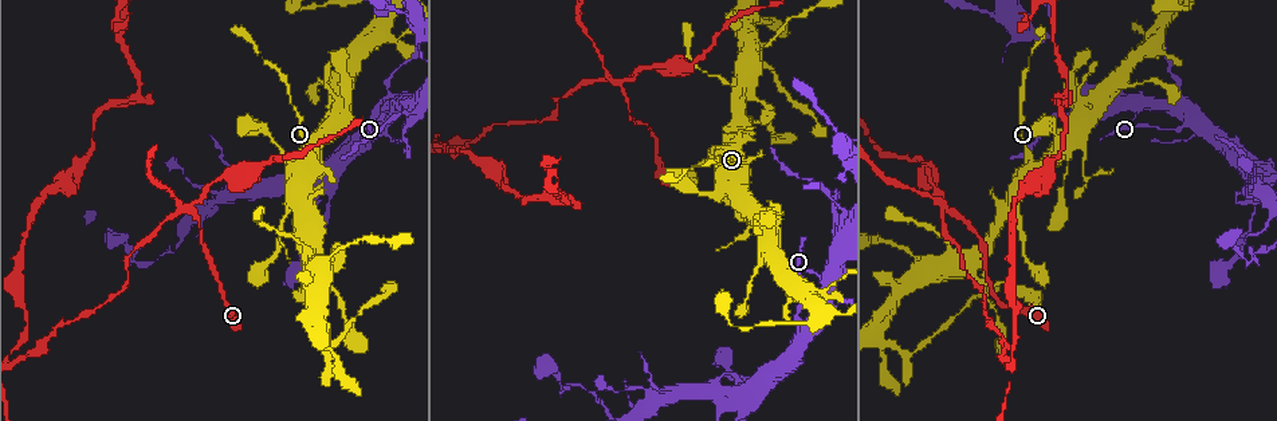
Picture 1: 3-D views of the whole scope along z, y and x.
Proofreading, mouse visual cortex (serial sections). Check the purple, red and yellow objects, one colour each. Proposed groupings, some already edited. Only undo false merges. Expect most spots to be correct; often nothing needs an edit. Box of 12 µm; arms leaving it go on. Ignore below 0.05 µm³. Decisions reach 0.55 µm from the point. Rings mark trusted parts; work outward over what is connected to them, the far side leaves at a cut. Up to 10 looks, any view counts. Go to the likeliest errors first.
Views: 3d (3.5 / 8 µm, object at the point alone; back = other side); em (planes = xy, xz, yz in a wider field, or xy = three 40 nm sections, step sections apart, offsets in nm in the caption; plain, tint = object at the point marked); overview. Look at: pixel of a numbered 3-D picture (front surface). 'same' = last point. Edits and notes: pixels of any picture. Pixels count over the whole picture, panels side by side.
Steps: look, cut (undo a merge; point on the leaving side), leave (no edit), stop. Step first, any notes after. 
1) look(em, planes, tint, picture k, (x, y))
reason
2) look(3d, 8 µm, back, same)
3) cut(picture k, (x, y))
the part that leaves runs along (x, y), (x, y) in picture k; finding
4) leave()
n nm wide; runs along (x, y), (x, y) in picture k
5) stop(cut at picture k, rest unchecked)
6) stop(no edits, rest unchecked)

look(3d, 8 µm, picture 1, (615, 84))
four or more arms meet

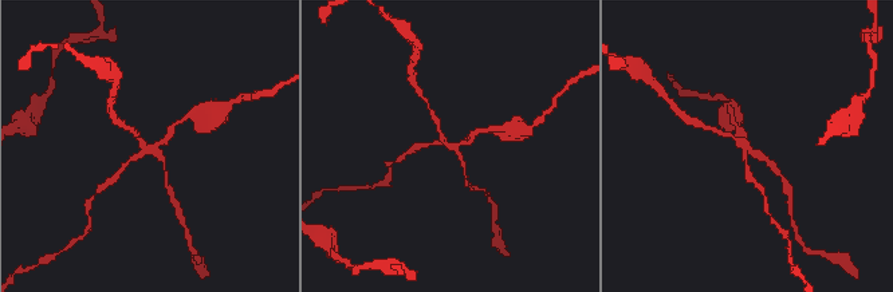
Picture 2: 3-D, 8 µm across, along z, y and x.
look(em, xy, step 3, tint, picture 2, (751, 150))
4 arms; arms of 150, 150, 200, 200 nm

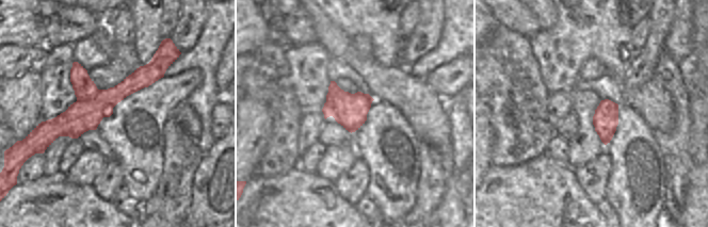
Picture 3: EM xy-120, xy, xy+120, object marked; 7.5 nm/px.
cut(picture 2, (170, 130))
the part that leaves runs along (146, 150), (132, 157), (105, 185) in picture 2; two cells meet here

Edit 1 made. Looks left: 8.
look(3d, 3.5 µm, picture 1, (1068, 114))
a narrow waist

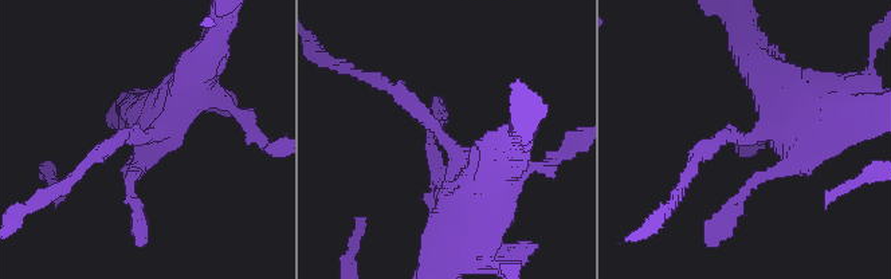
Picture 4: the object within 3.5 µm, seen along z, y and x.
look(em, xy, step 2, tint, picture 4, (135, 139))
arms of 200, 400 nm

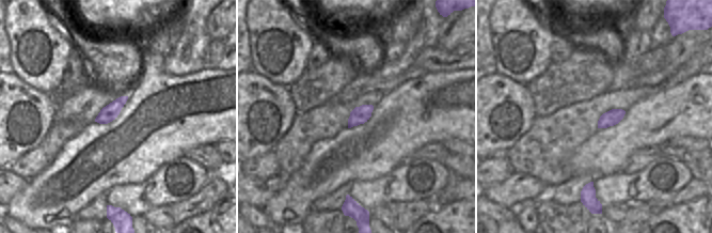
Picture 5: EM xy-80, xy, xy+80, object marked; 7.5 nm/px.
leave()
130 nm wide; runs along (468, 200), (464, 158), (373, 79) in picture 4; all the same cell

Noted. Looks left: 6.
look(3d, 3.5 µm, back, picture 1, (754, 54))
small branch off a trunk

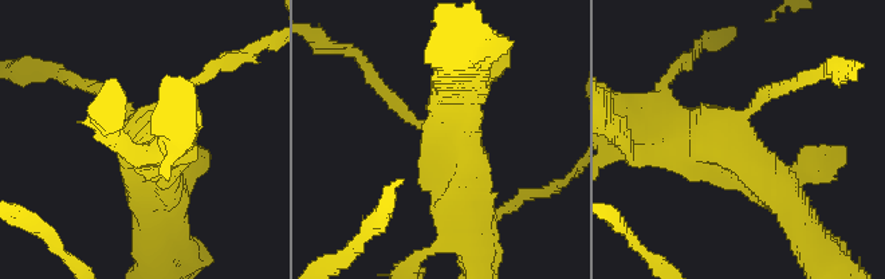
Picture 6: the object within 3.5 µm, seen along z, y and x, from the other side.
look(em, xy, step 3, tint, picture 6, (738, 123))
3 arms; arms of 150, 450, 450 nm

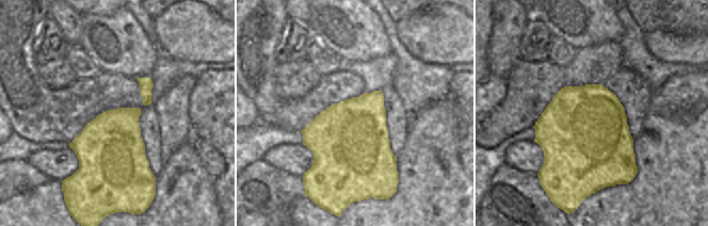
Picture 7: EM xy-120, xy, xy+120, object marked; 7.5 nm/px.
leave()
runs along (649, 130), (728, 142), (790, 208) in picture 6; all the same cell

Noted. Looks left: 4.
look(3d, 8 µm, picture 1, (329, 353))
abrupt turn

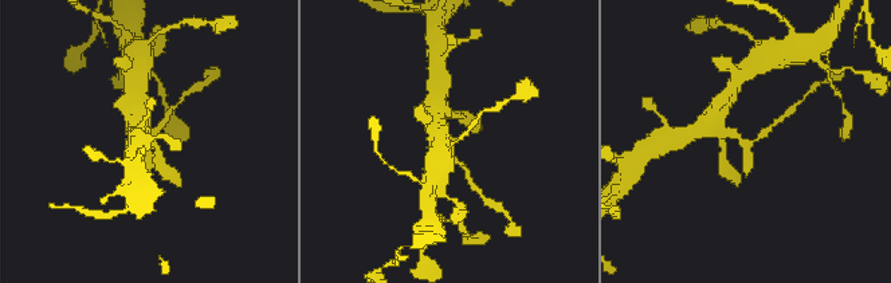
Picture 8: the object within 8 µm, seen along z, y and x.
look(3d, 3.5 µm, picture 8, (752, 144))

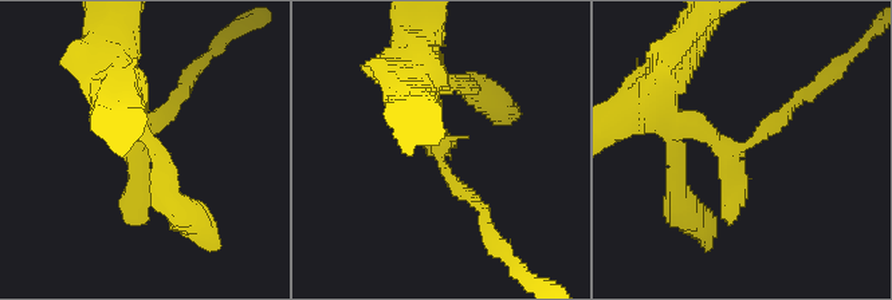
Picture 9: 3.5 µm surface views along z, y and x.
look(em, xy, step 2, tint, picture 9, (138, 145))

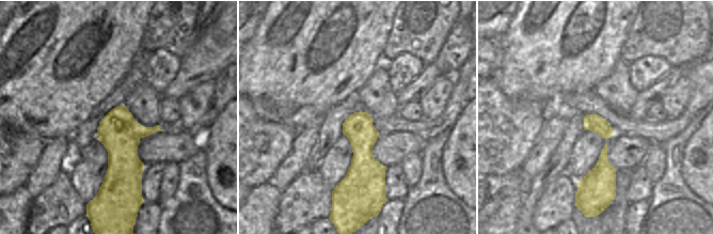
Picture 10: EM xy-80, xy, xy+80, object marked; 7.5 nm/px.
cut(picture 9, (171, 111))
the part that leaves runs along (757, 134), (843, 64) in picture 9; a second cell is stuck on

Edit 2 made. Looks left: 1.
stop(cut at picture 2, cut at picture 9, rest unchecked)

